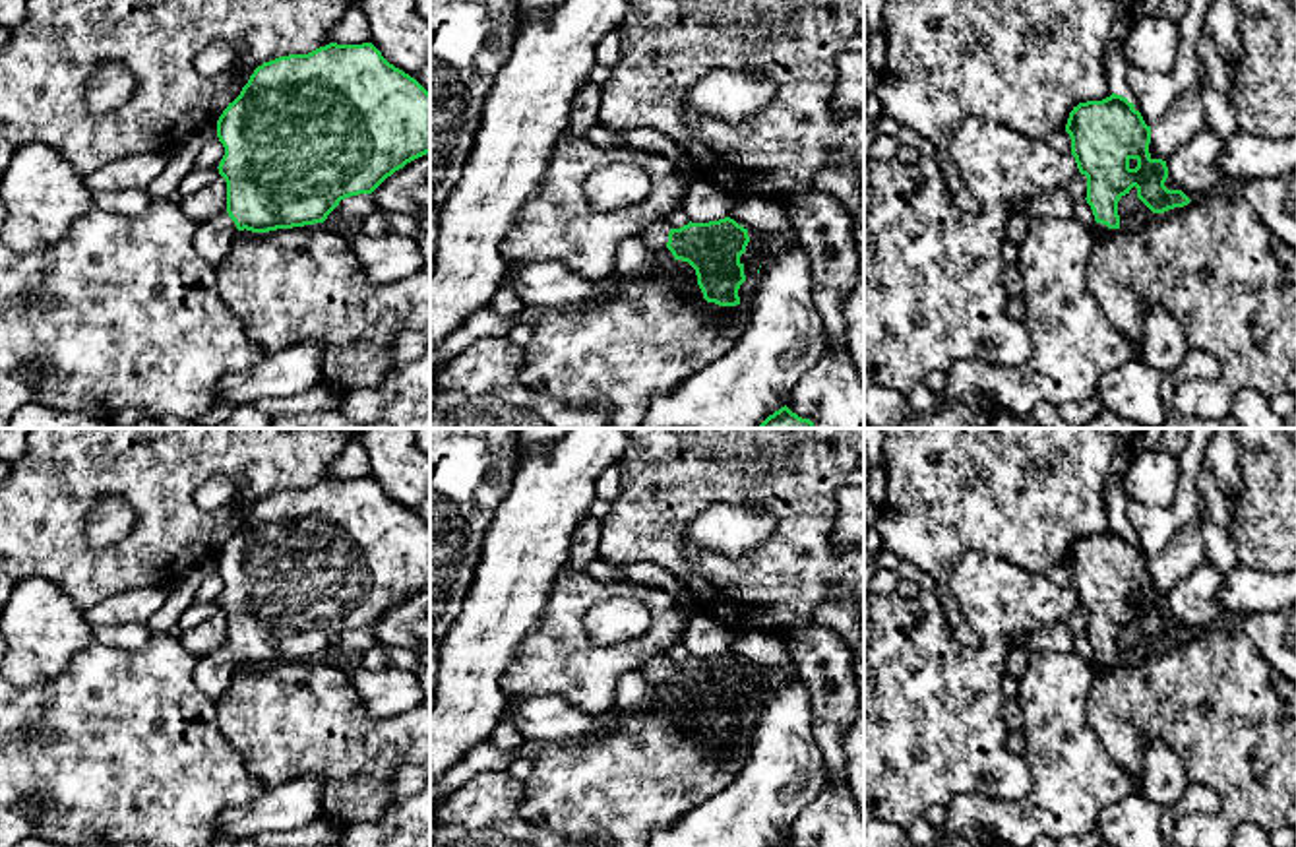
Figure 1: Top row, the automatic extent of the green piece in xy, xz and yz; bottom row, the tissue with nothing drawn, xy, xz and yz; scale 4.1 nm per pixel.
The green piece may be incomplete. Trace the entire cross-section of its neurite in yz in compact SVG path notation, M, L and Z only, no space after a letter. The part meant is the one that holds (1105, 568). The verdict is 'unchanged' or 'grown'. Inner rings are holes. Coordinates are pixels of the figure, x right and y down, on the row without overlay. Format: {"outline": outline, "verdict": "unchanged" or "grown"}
{"outline": "M1112 527L1102 535L1073 541L1065 566L1071 589L1087 611L1087 638L1102 673L1120 663L1118 636L1137 622L1137 632L1153 645L1184 642L1191 634L1182 624L1168 624L1168 601L1149 587L1151 560L1126 531Z", "verdict": "grown"}

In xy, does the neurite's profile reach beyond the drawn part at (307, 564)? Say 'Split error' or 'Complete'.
Split error

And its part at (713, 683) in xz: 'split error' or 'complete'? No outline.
split error

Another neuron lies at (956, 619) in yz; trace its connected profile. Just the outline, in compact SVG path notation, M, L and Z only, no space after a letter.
M947 603L943 614L945 614L945 622L947 622L949 630L961 643L965 643L969 647L978 647L982 643L980 634L967 620L967 616L959 605Z

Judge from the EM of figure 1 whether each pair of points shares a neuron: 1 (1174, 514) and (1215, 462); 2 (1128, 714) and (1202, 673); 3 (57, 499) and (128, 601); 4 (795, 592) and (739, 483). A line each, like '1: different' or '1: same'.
1: different
2: same
3: different
4: same

